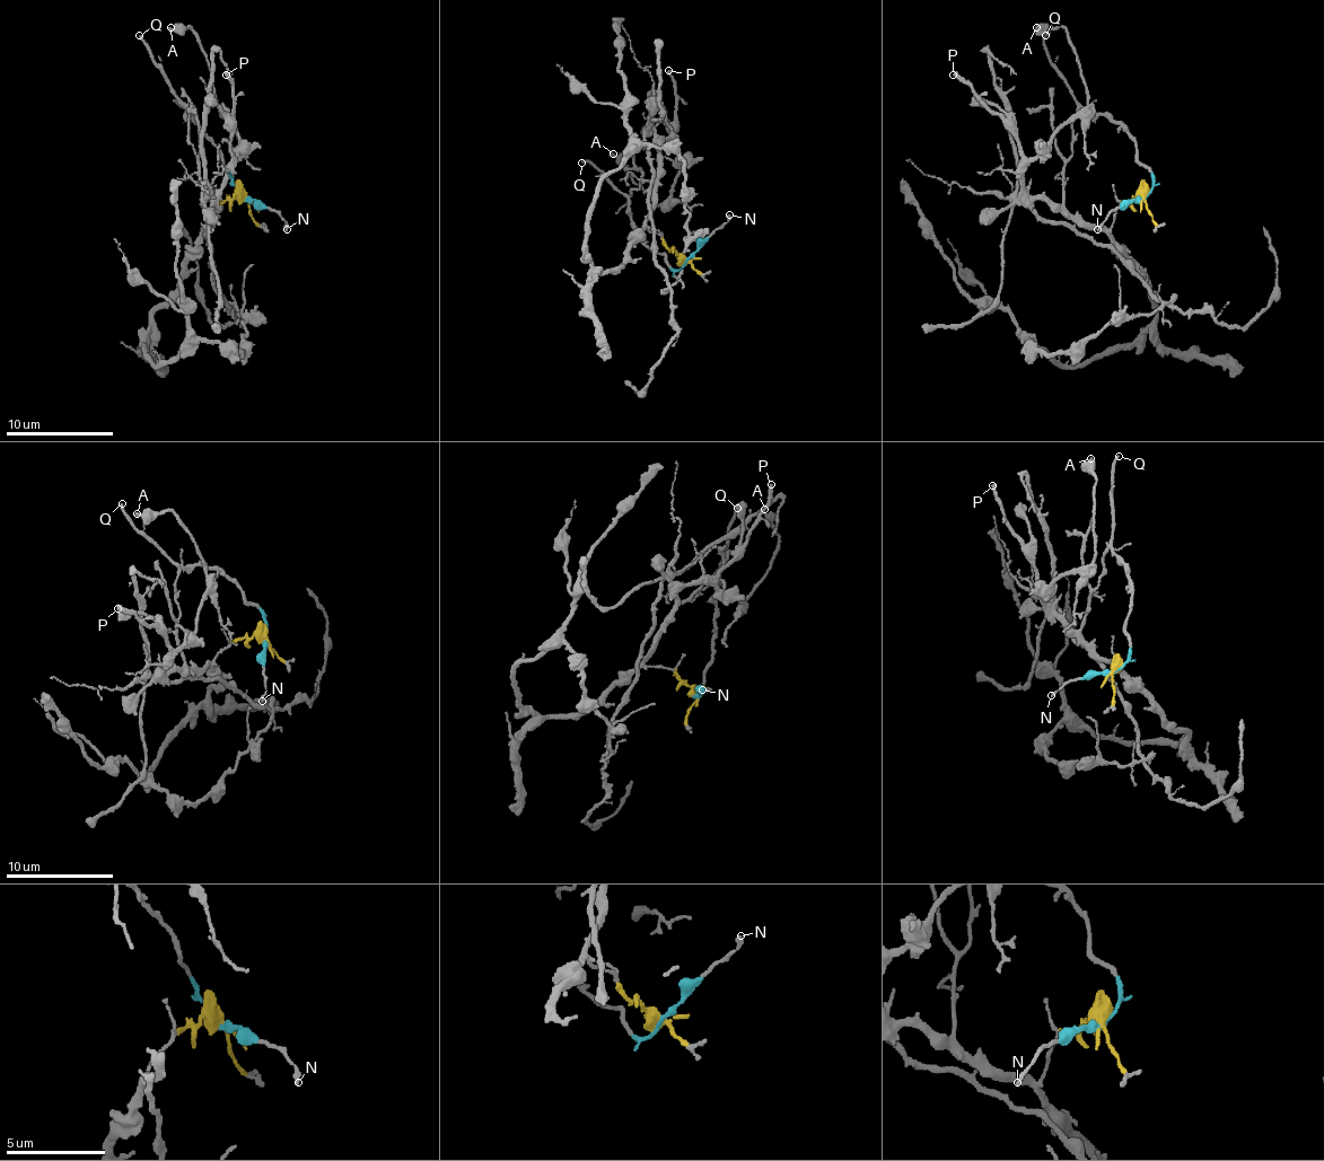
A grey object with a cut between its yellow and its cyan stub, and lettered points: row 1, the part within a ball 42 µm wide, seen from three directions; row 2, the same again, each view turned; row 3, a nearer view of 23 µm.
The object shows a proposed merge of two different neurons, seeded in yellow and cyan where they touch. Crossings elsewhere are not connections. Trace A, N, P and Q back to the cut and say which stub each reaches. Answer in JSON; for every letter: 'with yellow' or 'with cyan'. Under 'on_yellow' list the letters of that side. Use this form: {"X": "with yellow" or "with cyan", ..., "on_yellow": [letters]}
{"A": "with yellow", "N": "with cyan", "P": "with yellow", "Q": "with cyan", "on_yellow": ["A", "P"]}

